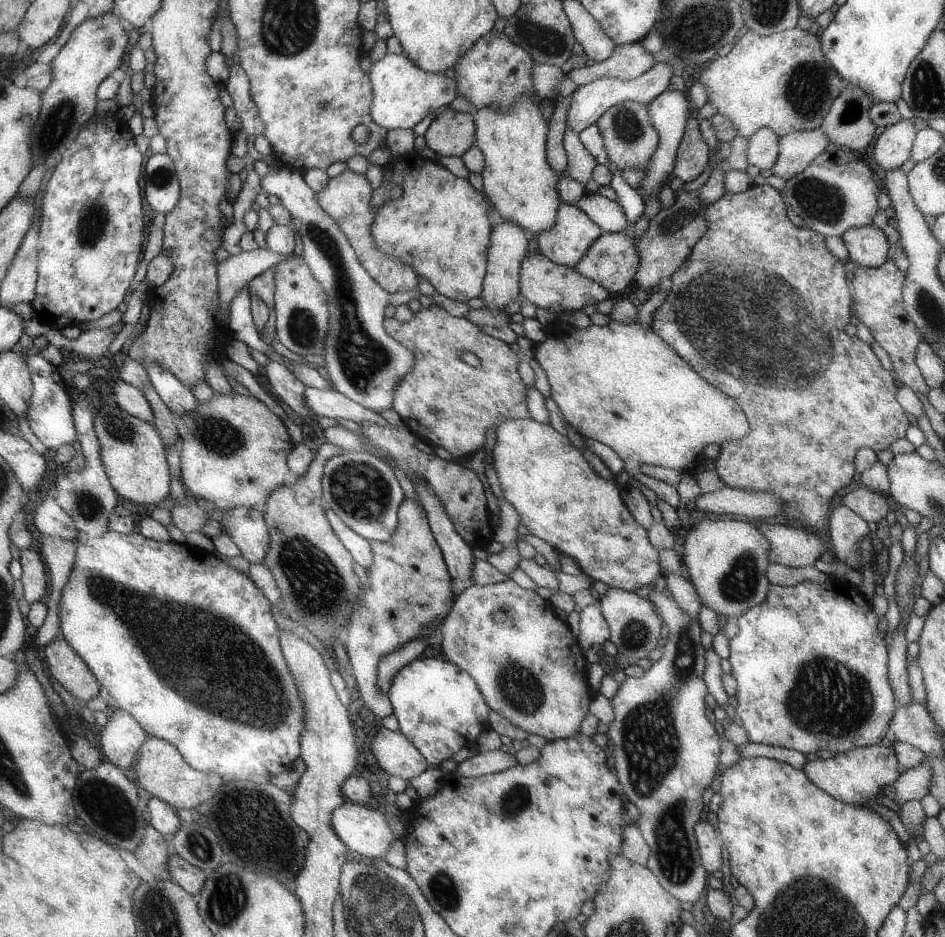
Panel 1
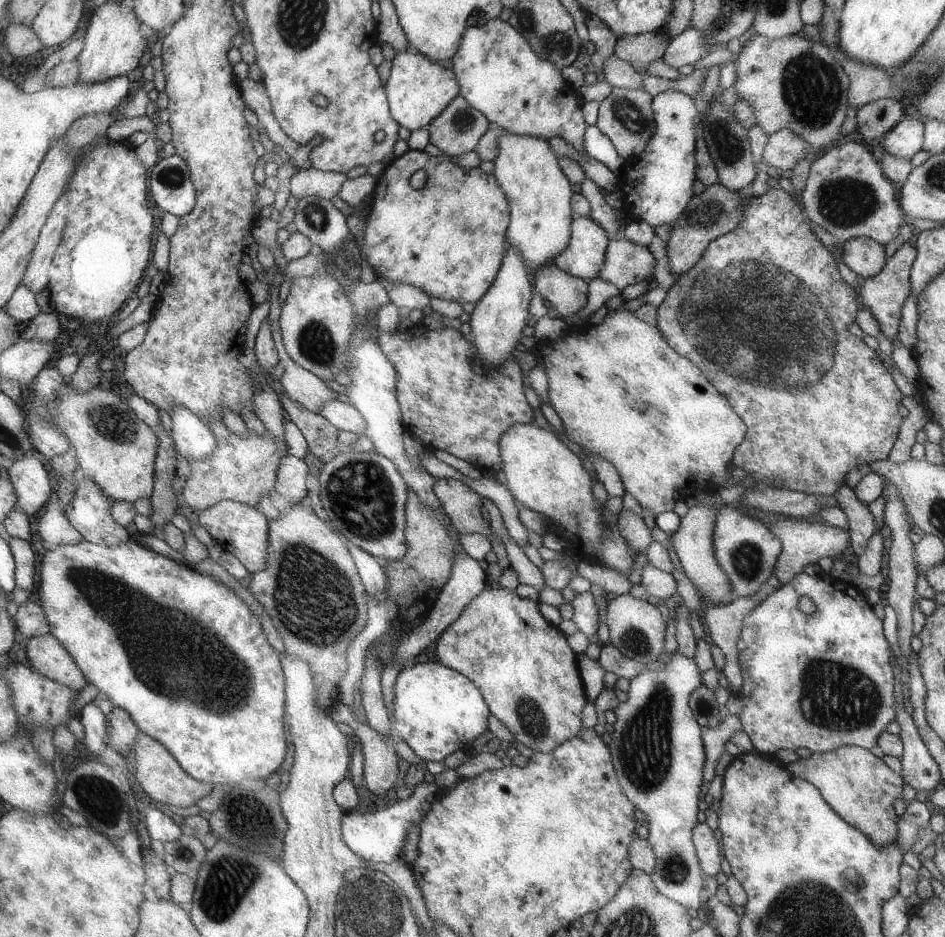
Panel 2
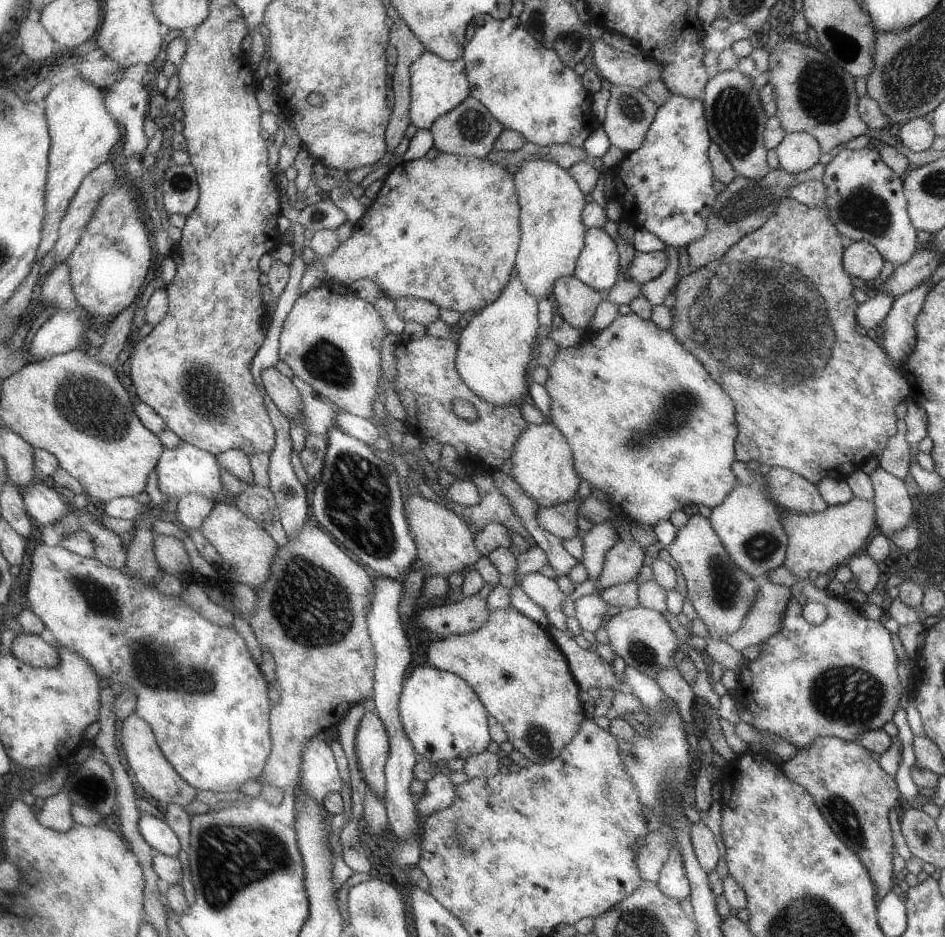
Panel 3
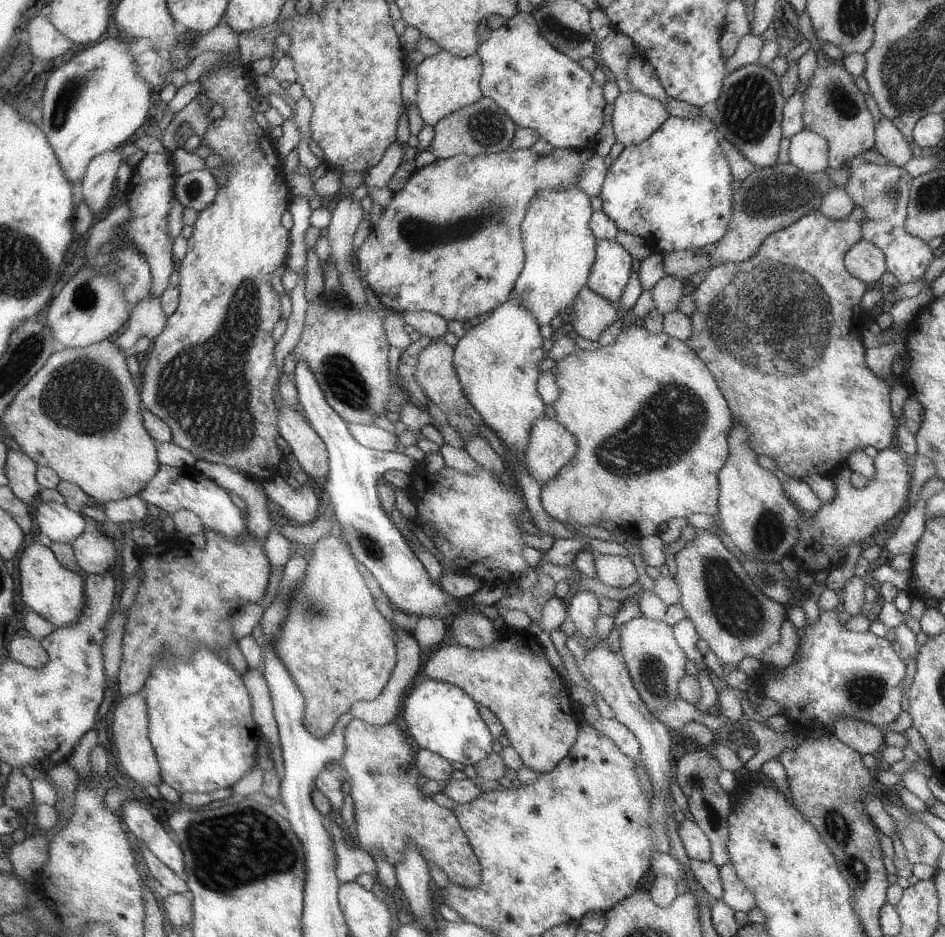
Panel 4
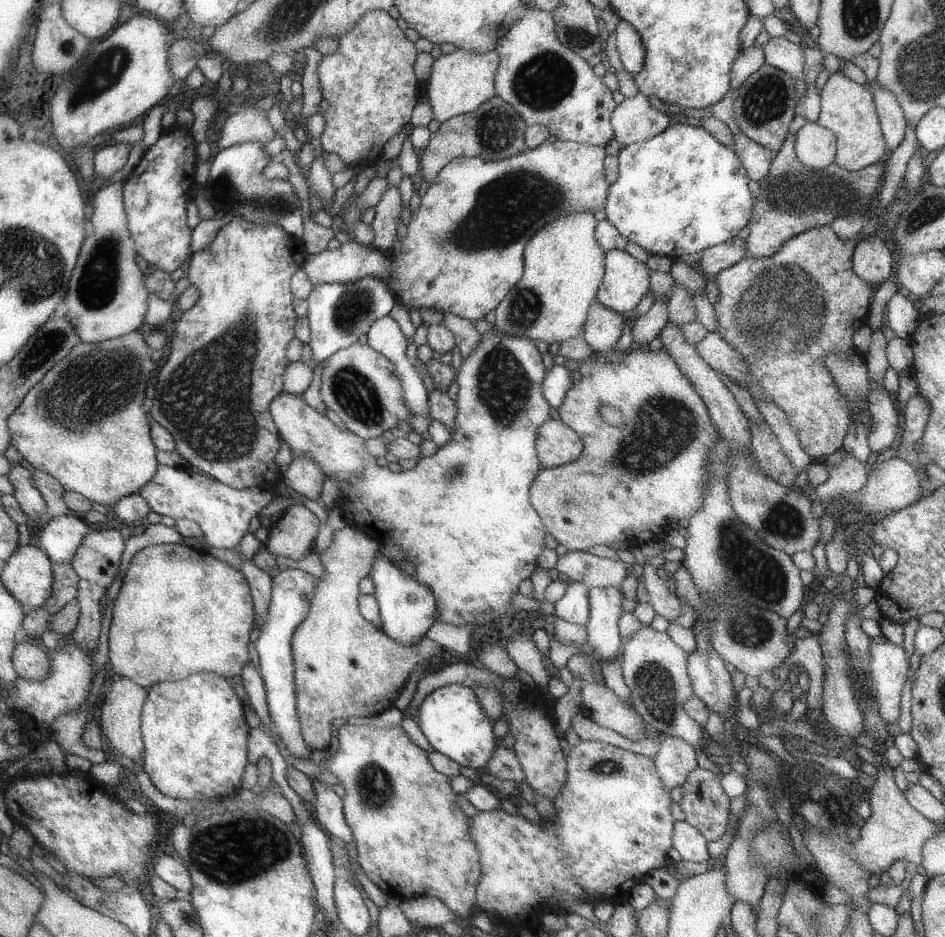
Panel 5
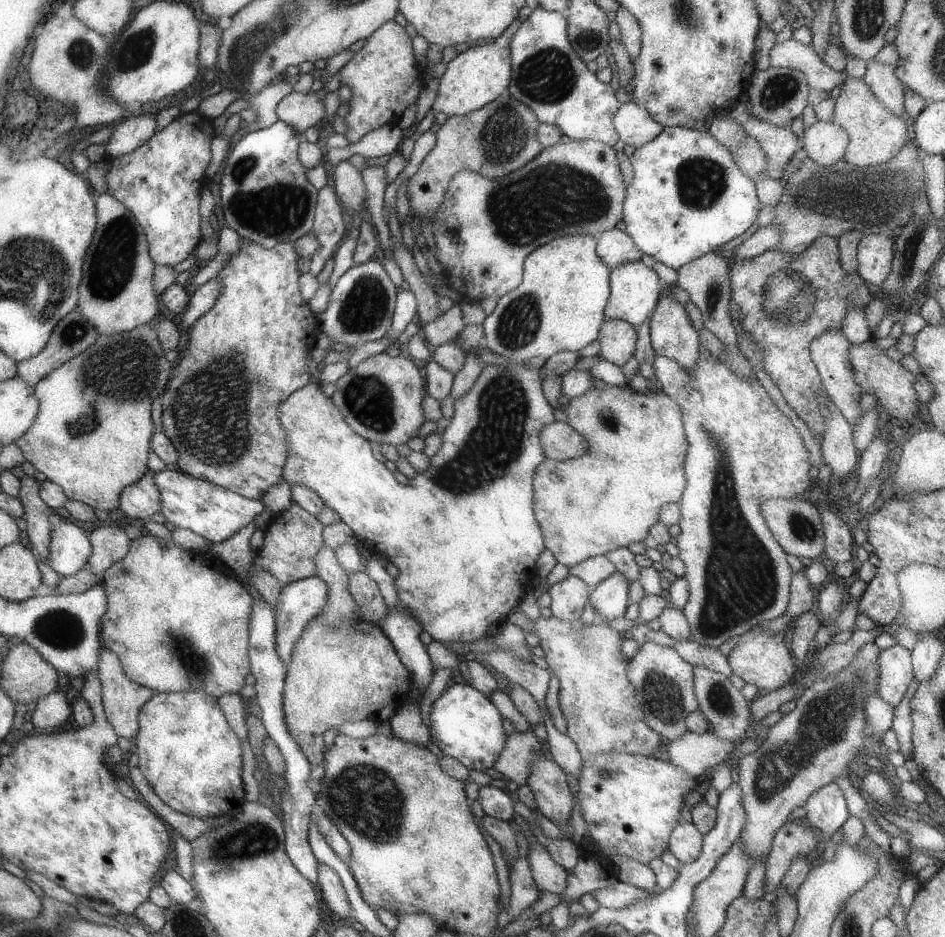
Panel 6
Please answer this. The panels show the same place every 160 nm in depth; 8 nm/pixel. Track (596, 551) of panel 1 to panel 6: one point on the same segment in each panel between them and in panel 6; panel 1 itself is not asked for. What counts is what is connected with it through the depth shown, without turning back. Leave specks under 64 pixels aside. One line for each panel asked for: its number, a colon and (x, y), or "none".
2: (543, 475)
3: (543, 463)
4: (551, 446)
5: (557, 444)
6: (561, 442)

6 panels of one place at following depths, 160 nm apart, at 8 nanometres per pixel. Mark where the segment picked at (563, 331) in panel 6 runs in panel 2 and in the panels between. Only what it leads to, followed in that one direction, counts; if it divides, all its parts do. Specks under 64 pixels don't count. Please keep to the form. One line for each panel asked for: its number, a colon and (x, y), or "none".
2: (539, 195)
3: (553, 234)
4: (560, 247)
5: (564, 266)

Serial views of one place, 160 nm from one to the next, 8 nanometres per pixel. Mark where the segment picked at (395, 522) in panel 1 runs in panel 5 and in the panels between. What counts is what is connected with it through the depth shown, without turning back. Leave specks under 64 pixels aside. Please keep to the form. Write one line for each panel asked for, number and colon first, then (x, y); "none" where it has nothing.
2: (364, 494)
3: (358, 499)
4: (351, 485)
5: (339, 314)

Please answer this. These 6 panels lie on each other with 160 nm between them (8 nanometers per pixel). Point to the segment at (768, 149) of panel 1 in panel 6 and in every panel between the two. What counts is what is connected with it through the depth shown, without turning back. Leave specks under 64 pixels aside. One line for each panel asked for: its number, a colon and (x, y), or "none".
2: (782, 149)
3: (796, 152)
4: (808, 151)
5: (815, 147)
6: (824, 142)

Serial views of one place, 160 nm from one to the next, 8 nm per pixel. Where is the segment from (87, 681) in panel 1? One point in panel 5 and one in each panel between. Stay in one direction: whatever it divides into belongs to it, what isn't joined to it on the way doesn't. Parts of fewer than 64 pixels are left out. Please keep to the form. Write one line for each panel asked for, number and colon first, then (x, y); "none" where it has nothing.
2: (47, 653)
3: (29, 648)
4: (25, 649)
5: (31, 660)

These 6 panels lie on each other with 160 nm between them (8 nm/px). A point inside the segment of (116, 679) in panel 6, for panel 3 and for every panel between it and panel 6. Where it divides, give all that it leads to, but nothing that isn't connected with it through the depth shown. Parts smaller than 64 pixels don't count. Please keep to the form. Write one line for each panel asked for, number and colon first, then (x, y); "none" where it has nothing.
3: (155, 774)
4: (131, 722)
5: (121, 713)

